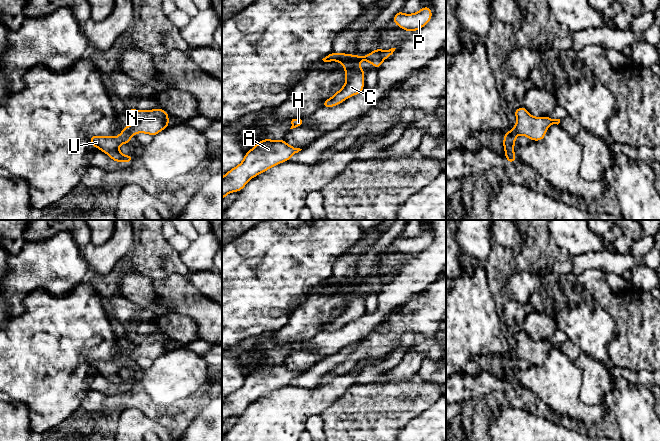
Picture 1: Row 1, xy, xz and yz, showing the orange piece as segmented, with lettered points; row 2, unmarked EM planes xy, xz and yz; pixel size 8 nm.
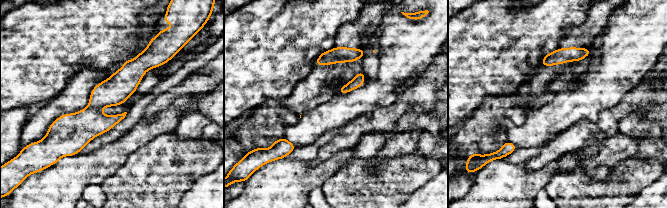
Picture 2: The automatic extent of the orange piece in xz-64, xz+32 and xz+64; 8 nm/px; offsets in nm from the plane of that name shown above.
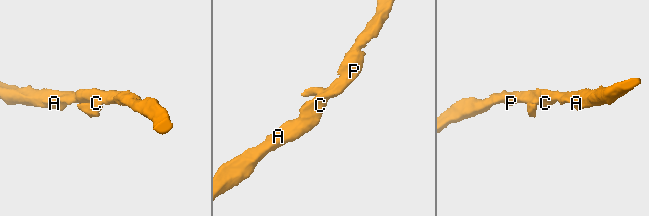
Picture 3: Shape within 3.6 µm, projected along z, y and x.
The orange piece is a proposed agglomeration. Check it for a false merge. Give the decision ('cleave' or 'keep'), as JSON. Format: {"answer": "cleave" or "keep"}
{"answer": "cleave"}

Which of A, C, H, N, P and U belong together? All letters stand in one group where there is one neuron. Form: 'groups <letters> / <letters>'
groups A C H N P / U

